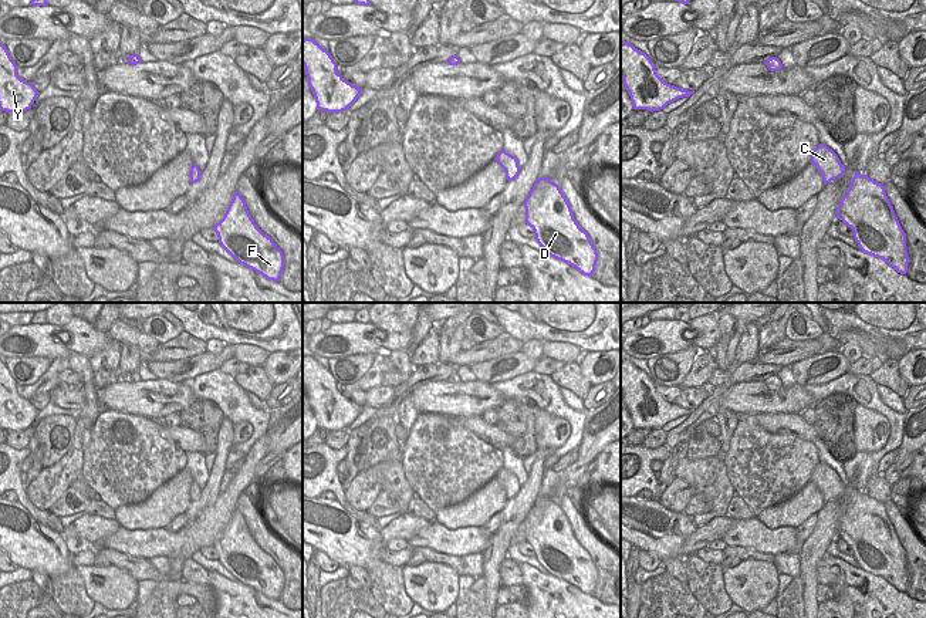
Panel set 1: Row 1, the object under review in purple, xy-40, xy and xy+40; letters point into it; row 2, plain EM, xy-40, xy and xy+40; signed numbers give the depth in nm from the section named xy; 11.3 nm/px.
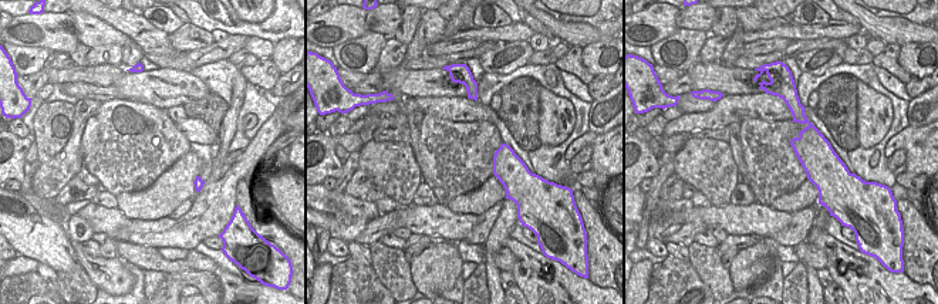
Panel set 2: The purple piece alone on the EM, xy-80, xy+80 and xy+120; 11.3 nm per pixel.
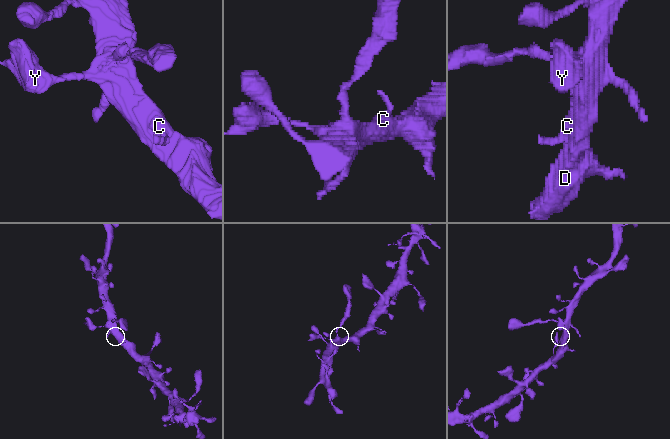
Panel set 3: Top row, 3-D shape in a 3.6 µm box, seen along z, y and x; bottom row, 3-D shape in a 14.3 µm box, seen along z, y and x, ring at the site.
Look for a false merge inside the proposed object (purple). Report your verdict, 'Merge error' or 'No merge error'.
No merge error.

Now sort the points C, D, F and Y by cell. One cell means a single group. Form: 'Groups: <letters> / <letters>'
Groups: C D F Y.

